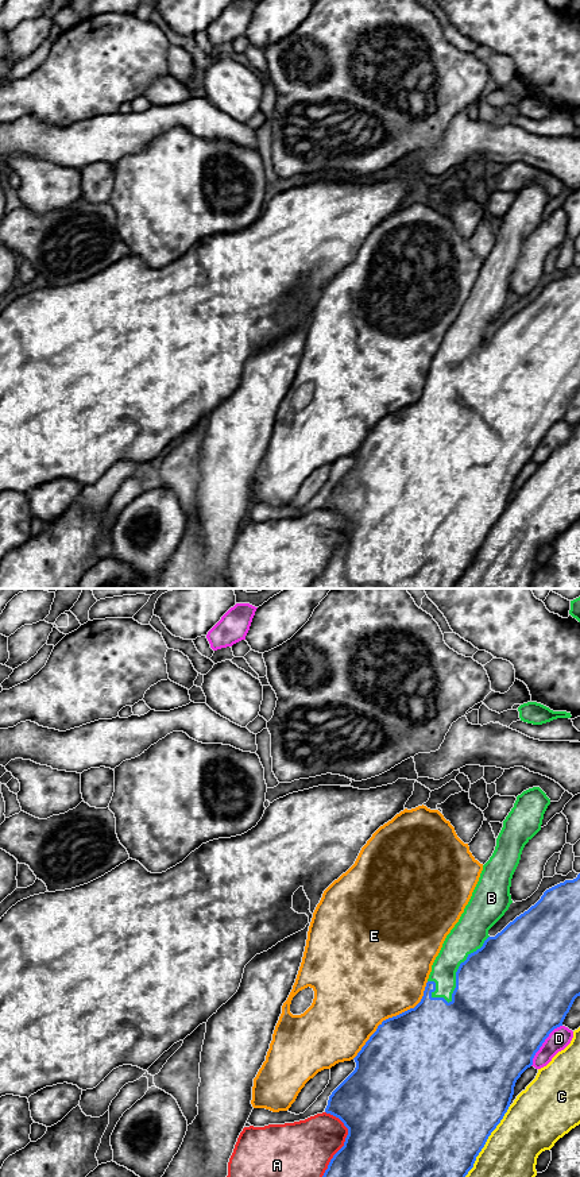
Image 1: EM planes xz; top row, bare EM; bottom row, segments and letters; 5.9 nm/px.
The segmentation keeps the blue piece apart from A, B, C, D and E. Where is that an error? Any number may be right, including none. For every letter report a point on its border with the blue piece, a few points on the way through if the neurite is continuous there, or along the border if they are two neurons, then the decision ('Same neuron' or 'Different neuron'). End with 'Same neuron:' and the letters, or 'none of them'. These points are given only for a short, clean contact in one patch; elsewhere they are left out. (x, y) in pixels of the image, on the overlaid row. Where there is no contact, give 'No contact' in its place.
A: Touches blue at xz (345, 1141). Different neuron
B: Touches blue at xz (456, 976). Same neuron
C: Touches blue at xz (486, 1141). Different neuron
D: Touches blue at xz (542, 1042). Different neuron
E: Touches blue at xz (393, 1017). Different neuron
Same neuron: B

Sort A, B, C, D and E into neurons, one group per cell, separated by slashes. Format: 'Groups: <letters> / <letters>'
Groups: A / B / C / D / E

